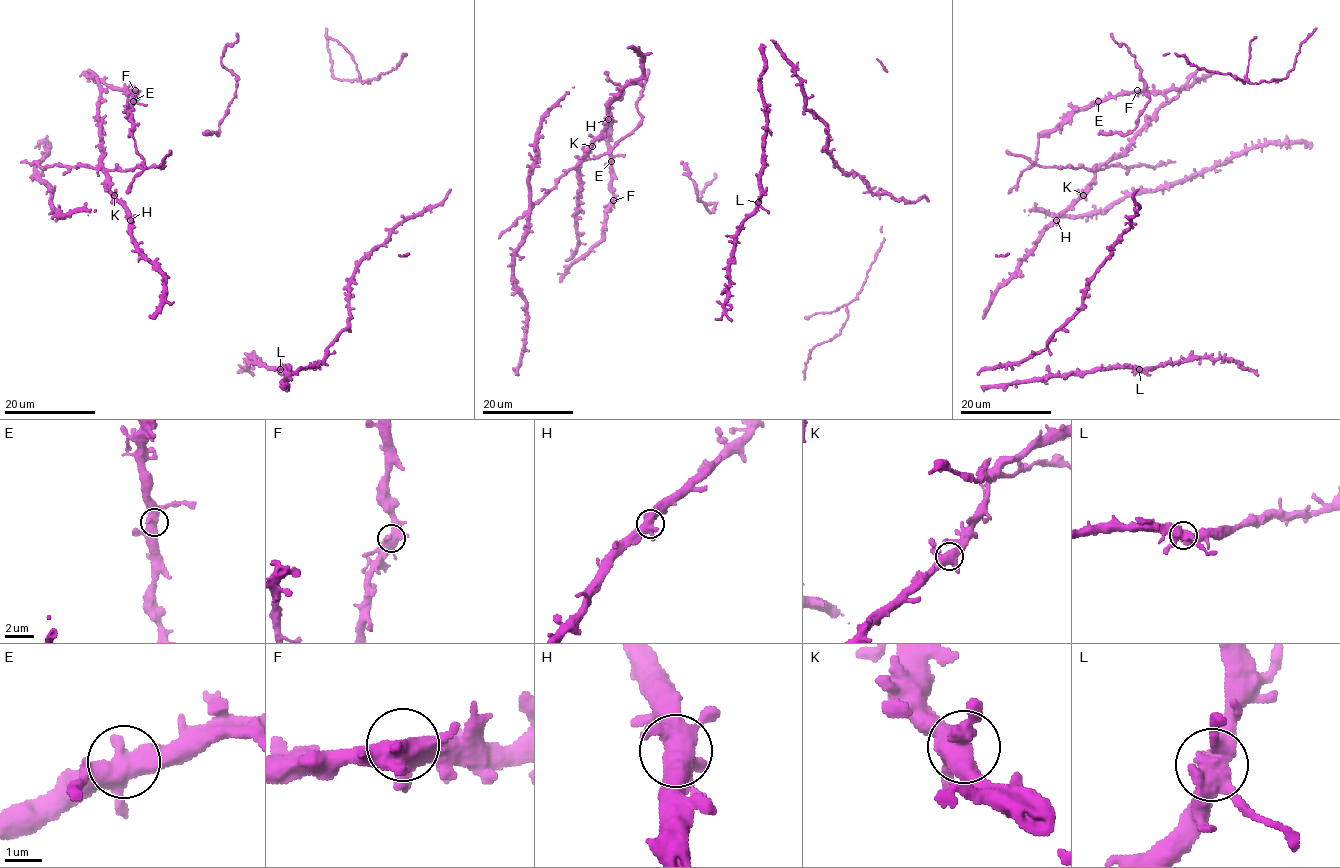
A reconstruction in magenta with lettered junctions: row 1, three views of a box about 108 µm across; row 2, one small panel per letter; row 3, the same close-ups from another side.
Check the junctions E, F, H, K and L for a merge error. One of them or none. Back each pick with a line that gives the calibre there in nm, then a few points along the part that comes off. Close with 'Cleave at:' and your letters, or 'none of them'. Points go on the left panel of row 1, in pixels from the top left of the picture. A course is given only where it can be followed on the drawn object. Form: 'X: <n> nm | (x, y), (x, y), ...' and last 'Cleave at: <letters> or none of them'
Cleave at: none of them

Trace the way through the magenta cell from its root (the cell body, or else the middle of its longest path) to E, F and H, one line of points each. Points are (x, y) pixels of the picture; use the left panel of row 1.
E: (98, 130), (99, 83), (94, 76), (93, 79), (135, 93), (133, 101)
F: (98, 130), (99, 83), (93, 77), (127, 92), (135, 90)
H: (98, 130), (106, 188), (130, 220)

